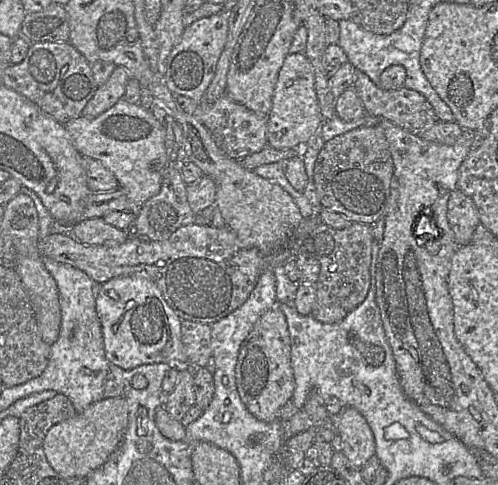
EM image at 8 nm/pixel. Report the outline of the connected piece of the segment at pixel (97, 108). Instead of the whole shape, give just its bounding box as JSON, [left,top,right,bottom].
[81,66,130,118]

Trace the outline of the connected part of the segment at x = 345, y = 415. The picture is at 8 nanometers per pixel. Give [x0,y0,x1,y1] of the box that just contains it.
[336,407,375,469]

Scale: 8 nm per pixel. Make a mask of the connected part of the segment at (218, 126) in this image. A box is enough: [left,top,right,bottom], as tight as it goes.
[196,95,268,160]

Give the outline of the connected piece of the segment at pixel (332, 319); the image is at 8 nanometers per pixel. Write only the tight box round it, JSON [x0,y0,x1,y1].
[302,222,372,324]

